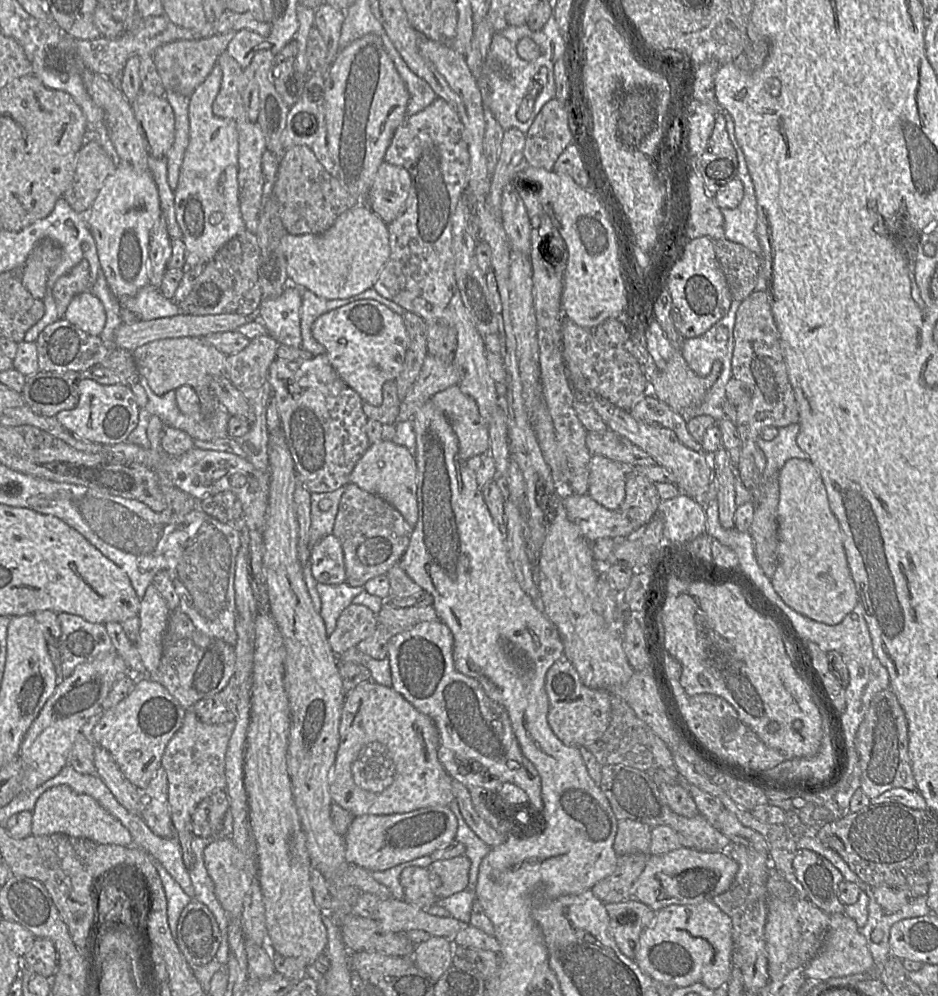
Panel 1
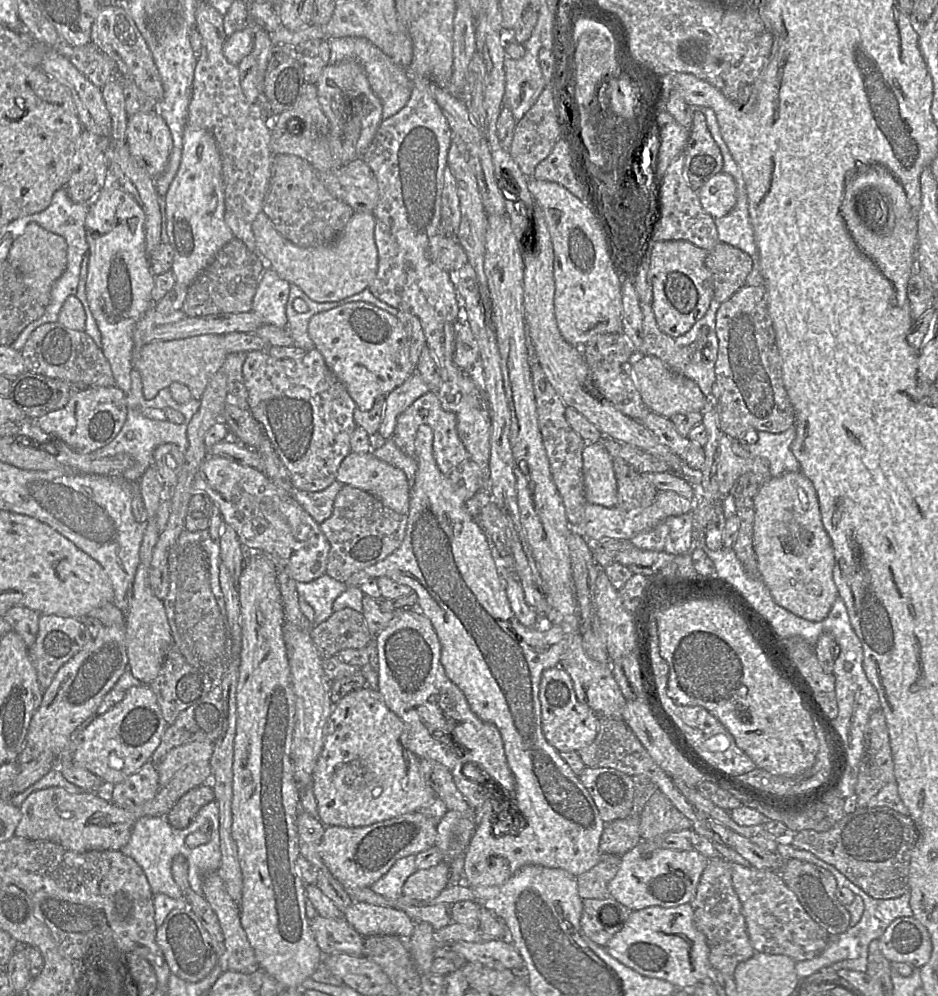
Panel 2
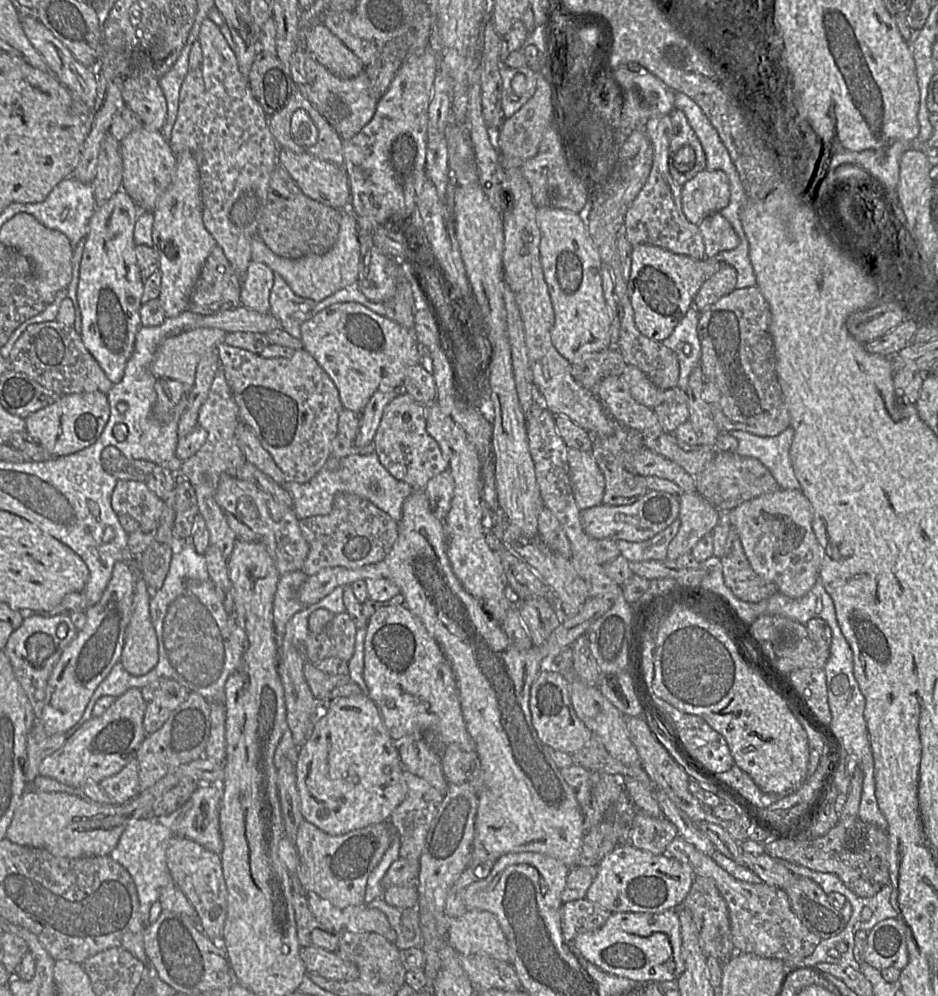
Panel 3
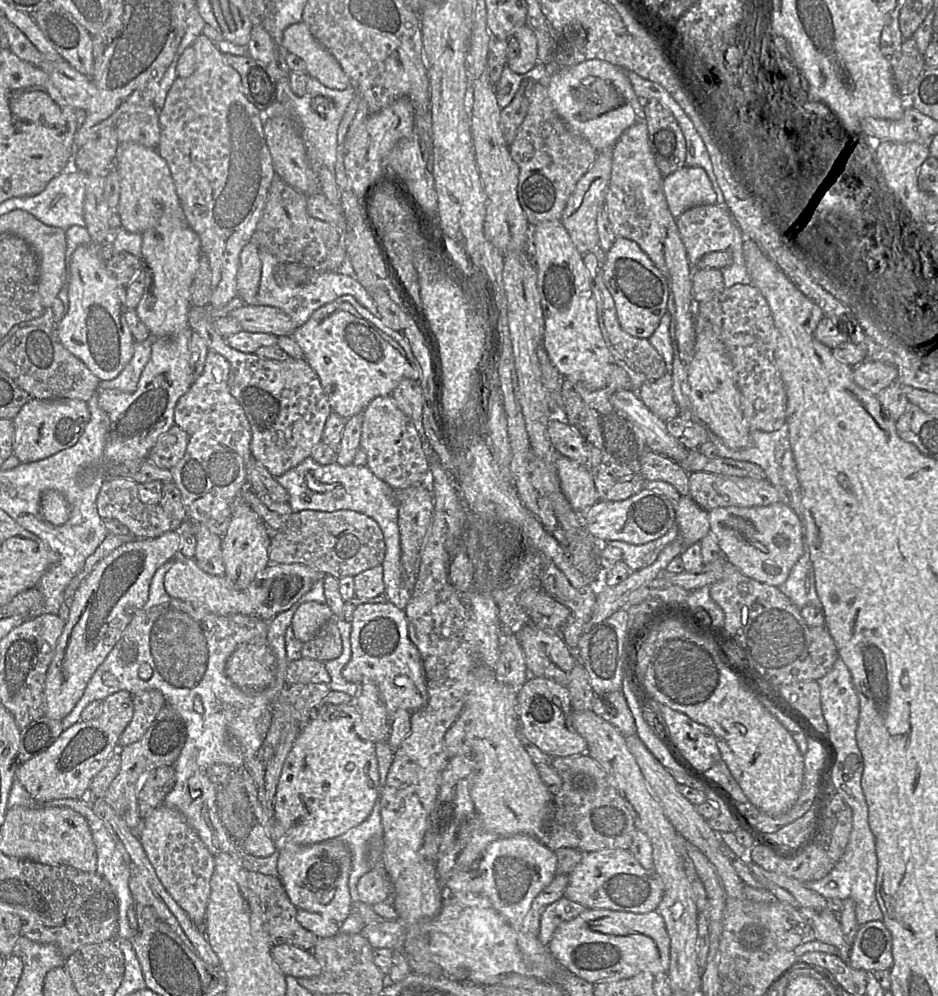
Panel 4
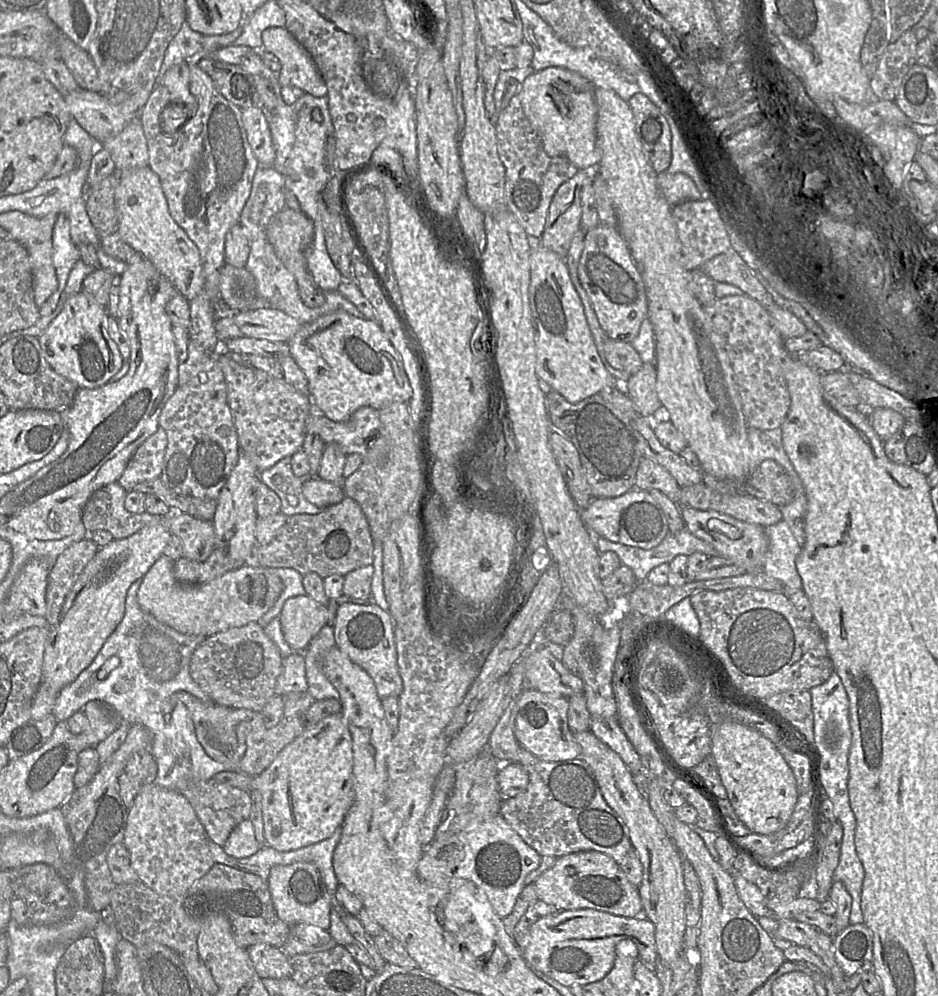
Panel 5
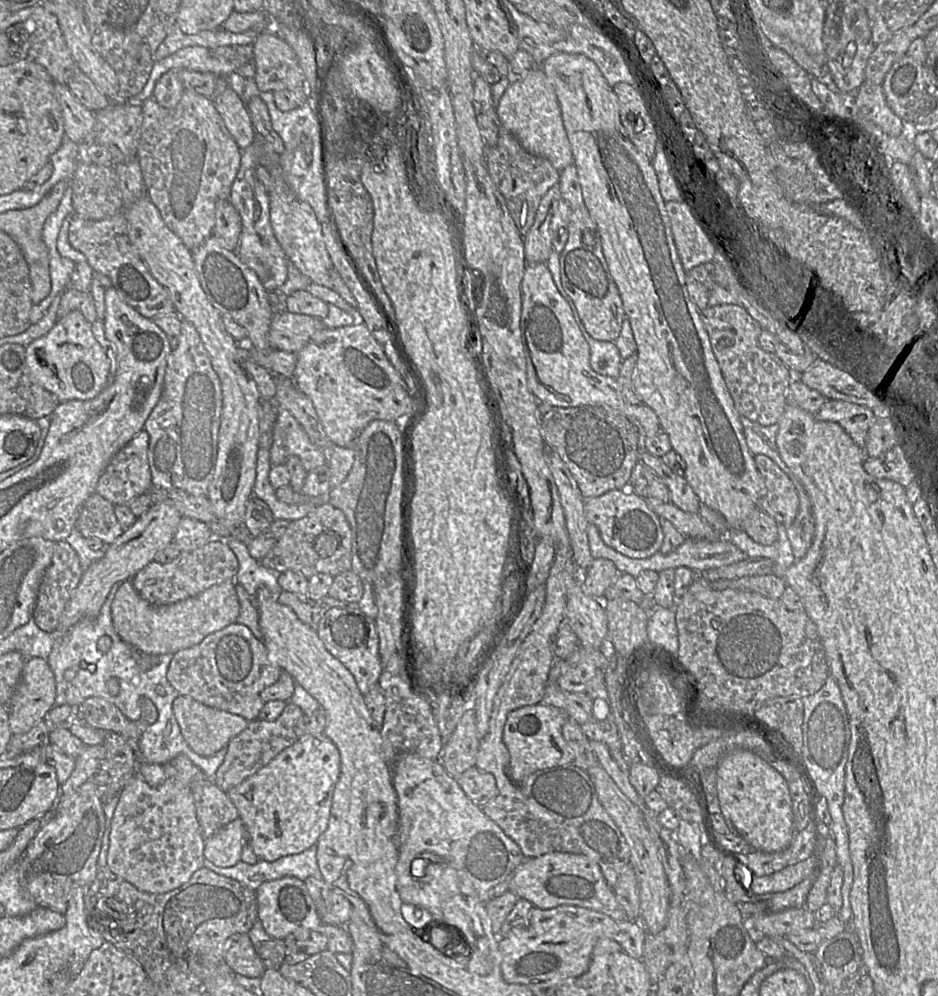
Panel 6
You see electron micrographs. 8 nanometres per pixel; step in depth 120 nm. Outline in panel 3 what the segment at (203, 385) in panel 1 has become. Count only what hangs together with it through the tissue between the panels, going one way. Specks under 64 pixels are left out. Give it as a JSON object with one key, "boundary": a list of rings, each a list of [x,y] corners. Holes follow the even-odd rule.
{"boundary":[[[195,328],[165,339],[156,349],[152,362],[152,372],[157,379],[165,378],[181,382],[188,392],[195,383],[197,365],[203,355],[216,351],[225,342],[227,333],[219,328]]]}

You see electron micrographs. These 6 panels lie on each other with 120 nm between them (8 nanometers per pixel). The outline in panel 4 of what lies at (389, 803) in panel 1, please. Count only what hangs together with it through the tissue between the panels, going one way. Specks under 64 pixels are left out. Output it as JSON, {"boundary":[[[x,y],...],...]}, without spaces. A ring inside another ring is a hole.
{"boundary":[[[353,700],[345,704],[328,704],[326,710],[308,722],[283,763],[273,802],[275,819],[291,841],[298,844],[324,842],[344,834],[368,818],[378,802],[382,787],[376,743]]]}

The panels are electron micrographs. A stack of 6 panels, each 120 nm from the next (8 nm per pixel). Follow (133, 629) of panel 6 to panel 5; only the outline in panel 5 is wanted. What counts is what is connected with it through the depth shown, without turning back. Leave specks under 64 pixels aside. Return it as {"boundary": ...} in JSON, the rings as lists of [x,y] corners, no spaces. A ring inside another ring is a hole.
{"boundary":[[[161,556],[146,572],[146,574],[141,578],[141,583],[137,592],[137,601],[141,609],[151,615],[153,615],[158,621],[164,623],[165,625],[175,629],[176,631],[185,634],[185,635],[191,635],[191,636],[198,636],[203,637],[203,639],[206,639],[210,636],[213,636],[217,633],[223,632],[229,628],[233,627],[240,627],[244,626],[249,622],[257,622],[259,623],[259,620],[263,615],[265,615],[271,606],[275,604],[279,596],[281,595],[284,587],[285,582],[283,581],[283,578],[279,575],[276,575],[276,571],[279,569],[286,569],[289,571],[290,568],[270,568],[270,567],[263,567],[260,566],[258,563],[255,563],[254,565],[243,565],[235,570],[228,571],[224,573],[223,575],[200,585],[187,585],[187,584],[181,584],[179,583],[173,574],[173,566],[174,566],[174,560],[171,560],[170,558],[166,556]]]}

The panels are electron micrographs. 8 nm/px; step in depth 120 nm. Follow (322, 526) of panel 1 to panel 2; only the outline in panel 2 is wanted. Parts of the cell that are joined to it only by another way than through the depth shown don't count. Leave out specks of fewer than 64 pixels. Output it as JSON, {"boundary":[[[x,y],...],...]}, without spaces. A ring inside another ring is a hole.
{"boundary":[[[335,481],[319,492],[295,489],[292,497],[304,511],[320,524],[331,517],[336,496],[343,486],[344,484]]]}

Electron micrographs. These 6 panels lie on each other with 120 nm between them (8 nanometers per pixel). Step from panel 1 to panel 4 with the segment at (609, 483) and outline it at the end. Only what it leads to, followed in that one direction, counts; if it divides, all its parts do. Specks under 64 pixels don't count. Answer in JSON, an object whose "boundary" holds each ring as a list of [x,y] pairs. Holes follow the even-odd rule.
{"boundary":[[[557,453],[555,460],[560,487],[578,514],[598,502],[594,478],[587,465],[579,464]]]}

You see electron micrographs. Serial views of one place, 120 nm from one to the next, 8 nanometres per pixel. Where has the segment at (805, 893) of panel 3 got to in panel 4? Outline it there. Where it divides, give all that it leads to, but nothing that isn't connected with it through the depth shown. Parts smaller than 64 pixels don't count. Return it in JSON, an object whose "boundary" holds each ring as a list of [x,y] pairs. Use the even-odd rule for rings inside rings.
{"boundary":[[[801,908],[799,911],[812,926],[816,940],[837,947],[838,956],[848,961],[850,945],[844,940],[839,913],[830,909],[818,911],[811,908]]]}

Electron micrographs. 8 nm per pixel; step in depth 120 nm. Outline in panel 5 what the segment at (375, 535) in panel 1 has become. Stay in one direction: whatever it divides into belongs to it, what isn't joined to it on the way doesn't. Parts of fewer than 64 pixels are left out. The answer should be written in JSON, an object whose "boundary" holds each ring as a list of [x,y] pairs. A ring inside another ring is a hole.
{"boundary":[[[345,497],[340,503],[328,506],[317,514],[288,517],[271,542],[256,548],[253,560],[263,567],[290,568],[302,575],[315,573],[325,578],[330,575],[345,576],[356,569],[372,565],[373,551],[374,541],[365,515],[354,500]]]}

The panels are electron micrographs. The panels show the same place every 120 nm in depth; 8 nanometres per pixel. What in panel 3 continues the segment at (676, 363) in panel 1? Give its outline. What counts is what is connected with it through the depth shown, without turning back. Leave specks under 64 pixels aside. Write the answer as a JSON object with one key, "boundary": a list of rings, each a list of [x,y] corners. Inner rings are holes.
{"boundary":[[[627,365],[622,377],[628,385],[632,397],[648,408],[653,409],[670,398],[674,398],[678,402],[687,403],[687,396],[684,390],[680,389],[679,394],[675,394],[672,390],[661,390],[655,387],[646,375],[635,366]]]}

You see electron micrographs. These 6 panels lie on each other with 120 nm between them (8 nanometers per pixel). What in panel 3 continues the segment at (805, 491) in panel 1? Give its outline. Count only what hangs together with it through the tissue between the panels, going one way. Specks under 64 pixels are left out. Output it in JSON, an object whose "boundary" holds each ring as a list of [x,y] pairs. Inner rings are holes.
{"boundary":[[[778,489],[724,512],[723,518],[736,531],[753,571],[776,585],[779,593],[798,599],[819,578],[821,549],[812,528],[812,508],[801,490]]]}

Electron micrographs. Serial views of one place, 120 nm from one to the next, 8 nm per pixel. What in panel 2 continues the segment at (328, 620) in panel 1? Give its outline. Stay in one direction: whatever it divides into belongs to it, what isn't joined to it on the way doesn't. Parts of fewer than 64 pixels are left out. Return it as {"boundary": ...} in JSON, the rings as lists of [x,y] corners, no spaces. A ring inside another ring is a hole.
{"boundary":[[[326,574],[313,581],[296,584],[299,599],[307,602],[315,612],[314,625],[324,622],[334,613],[334,601],[347,589],[345,583]]]}

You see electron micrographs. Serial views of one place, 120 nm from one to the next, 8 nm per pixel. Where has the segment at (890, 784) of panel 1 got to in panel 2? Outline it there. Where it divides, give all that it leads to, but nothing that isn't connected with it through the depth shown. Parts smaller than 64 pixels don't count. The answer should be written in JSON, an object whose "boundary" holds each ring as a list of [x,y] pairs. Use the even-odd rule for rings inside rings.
{"boundary":[[[881,709],[872,713],[866,726],[864,748],[855,788],[857,807],[865,807],[886,784],[895,782],[889,732]]]}

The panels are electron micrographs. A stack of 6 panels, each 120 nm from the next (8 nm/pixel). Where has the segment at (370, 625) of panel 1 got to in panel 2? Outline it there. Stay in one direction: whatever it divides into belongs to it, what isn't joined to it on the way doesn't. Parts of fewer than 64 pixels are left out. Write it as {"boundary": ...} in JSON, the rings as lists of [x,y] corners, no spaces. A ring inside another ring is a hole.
{"boundary":[[[344,608],[310,629],[310,636],[323,660],[345,649],[361,649],[372,641],[361,612]]]}

